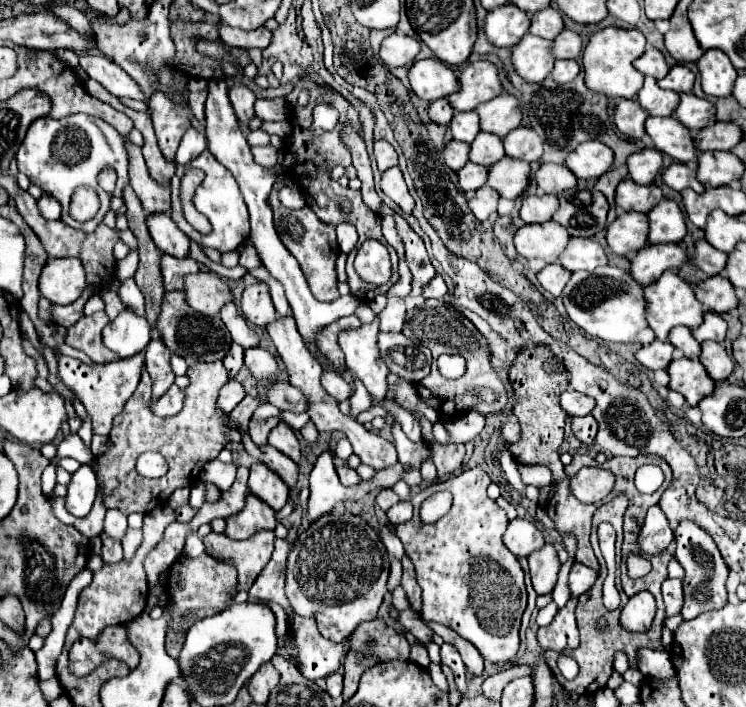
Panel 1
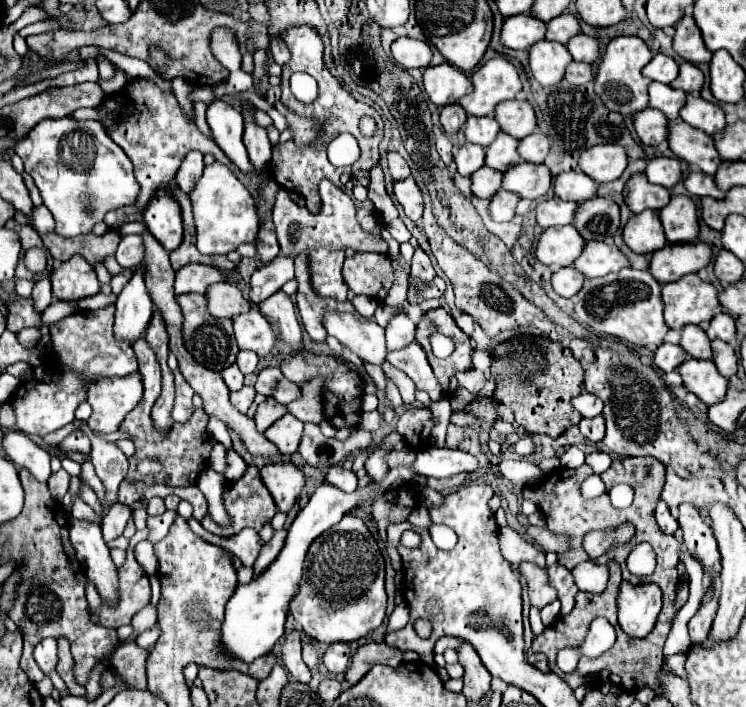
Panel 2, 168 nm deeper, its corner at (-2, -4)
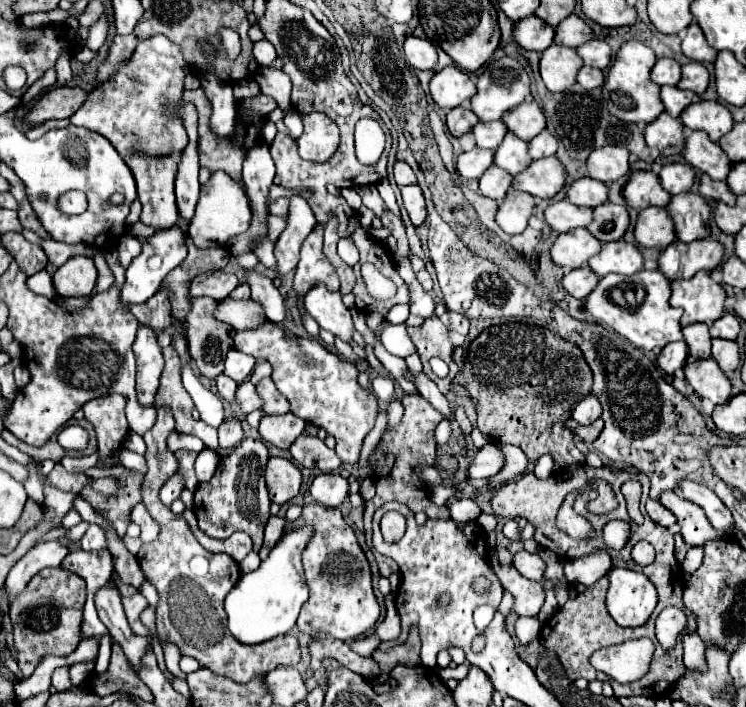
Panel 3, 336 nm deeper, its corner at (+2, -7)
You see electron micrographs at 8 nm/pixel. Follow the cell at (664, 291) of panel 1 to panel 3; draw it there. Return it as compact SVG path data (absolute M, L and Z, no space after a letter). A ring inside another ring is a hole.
M699 271L689 281L671 283L671 307L681 307L681 327L691 323L713 323L723 315L725 291L711 281L709 273Z

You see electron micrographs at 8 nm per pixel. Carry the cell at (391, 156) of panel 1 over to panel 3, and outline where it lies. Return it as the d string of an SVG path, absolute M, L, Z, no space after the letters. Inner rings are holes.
M395 161L395 165L393 165L393 173L395 173L395 181L397 181L399 187L403 187L403 185L411 185L411 183L417 183L415 173L413 173L411 167L409 167L407 163L403 163L403 161Z

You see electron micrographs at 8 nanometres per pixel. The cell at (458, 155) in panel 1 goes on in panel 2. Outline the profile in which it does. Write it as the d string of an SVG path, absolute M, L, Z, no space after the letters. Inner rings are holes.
M465 142L455 154L455 164L457 164L457 172L461 176L471 176L485 164L485 148Z

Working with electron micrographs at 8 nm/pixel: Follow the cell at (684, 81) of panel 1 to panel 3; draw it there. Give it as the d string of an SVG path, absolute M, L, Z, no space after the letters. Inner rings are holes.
M687 63L681 67L681 81L677 83L679 89L693 91L701 95L709 85L709 73L701 63Z

